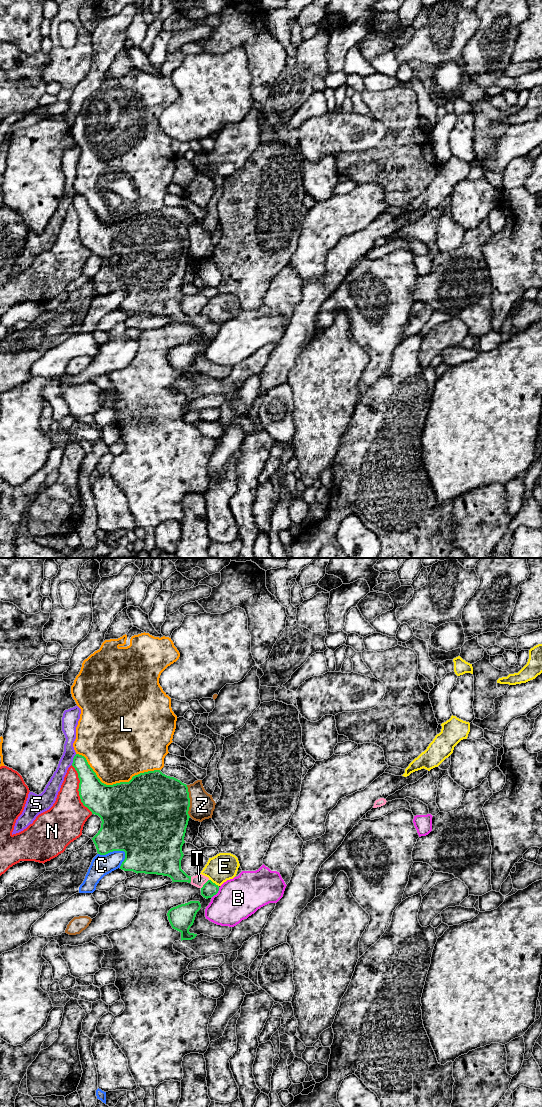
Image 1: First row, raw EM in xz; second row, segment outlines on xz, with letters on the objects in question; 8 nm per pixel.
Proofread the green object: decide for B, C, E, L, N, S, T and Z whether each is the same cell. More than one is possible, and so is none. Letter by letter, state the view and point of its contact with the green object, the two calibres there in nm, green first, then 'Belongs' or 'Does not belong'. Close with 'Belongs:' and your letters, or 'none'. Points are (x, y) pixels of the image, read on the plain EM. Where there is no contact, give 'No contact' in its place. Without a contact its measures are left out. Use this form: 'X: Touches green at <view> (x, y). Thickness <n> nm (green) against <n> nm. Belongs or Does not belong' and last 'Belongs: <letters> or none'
B: Touches green at xz (216, 333). Thickness 120 nm (green) against 340 nm. Does not belong
C: Touches green at xz (114, 290). Thickness 460 nm (green) against 170 nm. Does not belong
E: Touches green at xz (214, 323). Thickness 120 nm (green) against 220 nm. Does not belong
L: Touches green at xz (114, 224). Thickness 480 nm (green) against 460 nm. Does not belong
N: Touches green at xz (78, 229). Thickness 260 nm (green) against 300 nm. Does not belong
S: Touches green at xz (73, 199). Thickness 180 nm (green) against 110 nm. Does not belong
T: Touches green at xz (204, 324). Thickness 120 nm (green) against 100 nm. Belongs
Z: Touches green at xz (189, 241). Thickness 480 nm (green) against 200 nm. Does not belong
Belongs: T

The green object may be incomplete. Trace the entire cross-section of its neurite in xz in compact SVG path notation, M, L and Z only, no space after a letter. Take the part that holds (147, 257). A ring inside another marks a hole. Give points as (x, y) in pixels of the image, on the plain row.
M76 194L72 206L80 220L78 231L81 242L102 261L100 270L92 278L98 294L124 291L125 299L120 306L124 311L163 315L170 317L173 322L191 323L201 329L201 335L206 339L218 333L218 325L208 317L202 314L191 317L181 309L184 296L182 286L190 258L186 224L160 210L154 210L135 215L129 222L106 225L100 221L84 196Z

